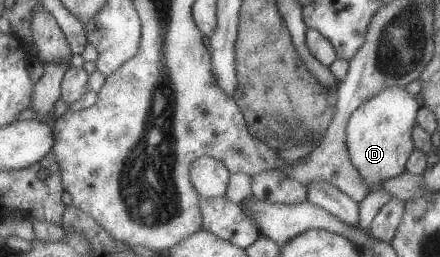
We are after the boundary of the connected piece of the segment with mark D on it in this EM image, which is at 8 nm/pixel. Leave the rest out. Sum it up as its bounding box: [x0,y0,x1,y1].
[346,87,421,190]

